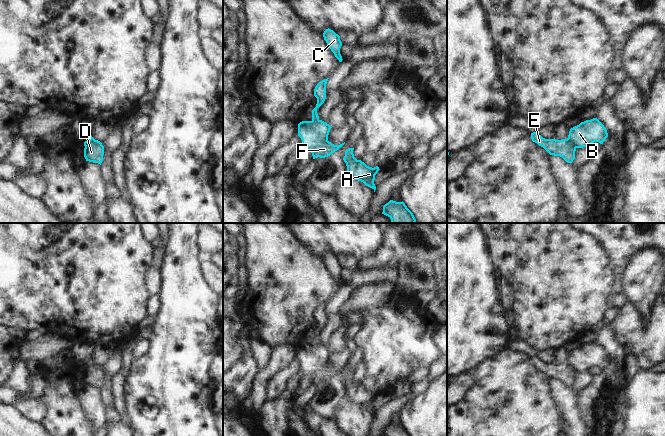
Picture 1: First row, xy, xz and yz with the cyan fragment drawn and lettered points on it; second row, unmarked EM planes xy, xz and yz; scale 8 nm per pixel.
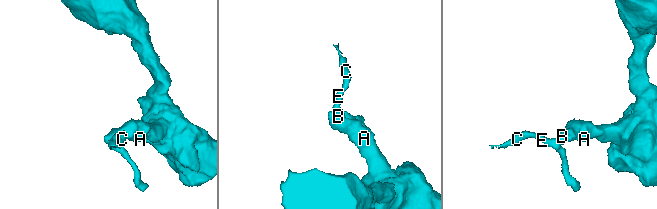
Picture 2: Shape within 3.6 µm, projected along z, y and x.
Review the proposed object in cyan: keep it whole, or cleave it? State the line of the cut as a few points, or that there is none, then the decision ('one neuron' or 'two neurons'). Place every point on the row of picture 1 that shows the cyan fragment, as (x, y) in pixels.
cut in yz along (567, 138), (575, 148); two neurons

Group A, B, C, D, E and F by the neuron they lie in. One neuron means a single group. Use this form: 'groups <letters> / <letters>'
groups A B F / C D E

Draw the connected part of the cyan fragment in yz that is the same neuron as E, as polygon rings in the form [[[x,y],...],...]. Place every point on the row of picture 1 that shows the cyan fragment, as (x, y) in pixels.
[[[537,132],[531,133],[531,139],[543,147],[550,155],[560,156],[568,163],[572,163],[575,159],[576,148],[568,139],[545,139]]]

